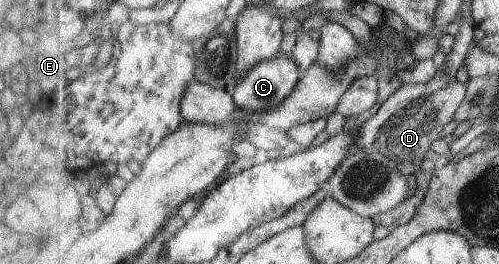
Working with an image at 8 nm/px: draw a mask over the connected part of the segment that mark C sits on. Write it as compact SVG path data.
M290 54L263 60L239 77L238 82L231 87L233 100L238 109L258 112L272 110L292 94L302 75L302 69Z

